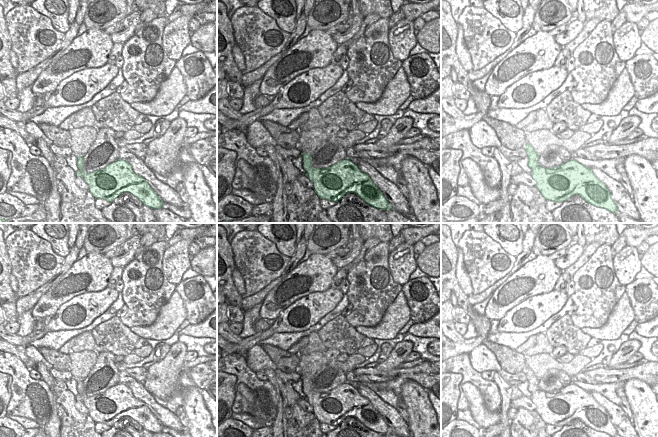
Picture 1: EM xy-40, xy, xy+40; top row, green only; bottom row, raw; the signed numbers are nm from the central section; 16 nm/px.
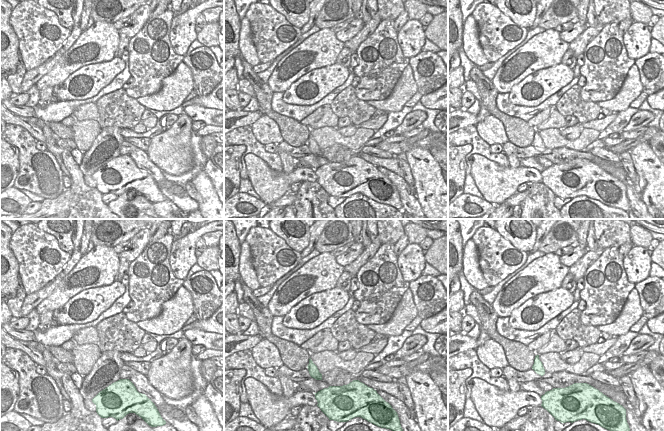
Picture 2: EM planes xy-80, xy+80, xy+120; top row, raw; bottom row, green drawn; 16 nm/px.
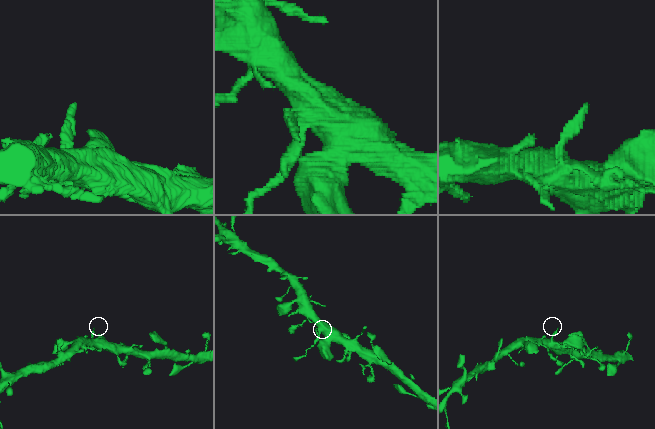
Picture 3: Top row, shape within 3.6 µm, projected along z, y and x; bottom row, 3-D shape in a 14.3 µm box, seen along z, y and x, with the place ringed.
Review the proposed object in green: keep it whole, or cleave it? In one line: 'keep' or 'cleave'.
keep

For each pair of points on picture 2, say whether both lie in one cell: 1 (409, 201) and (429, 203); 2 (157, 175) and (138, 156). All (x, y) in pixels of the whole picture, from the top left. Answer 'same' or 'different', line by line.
1: different
2: same

